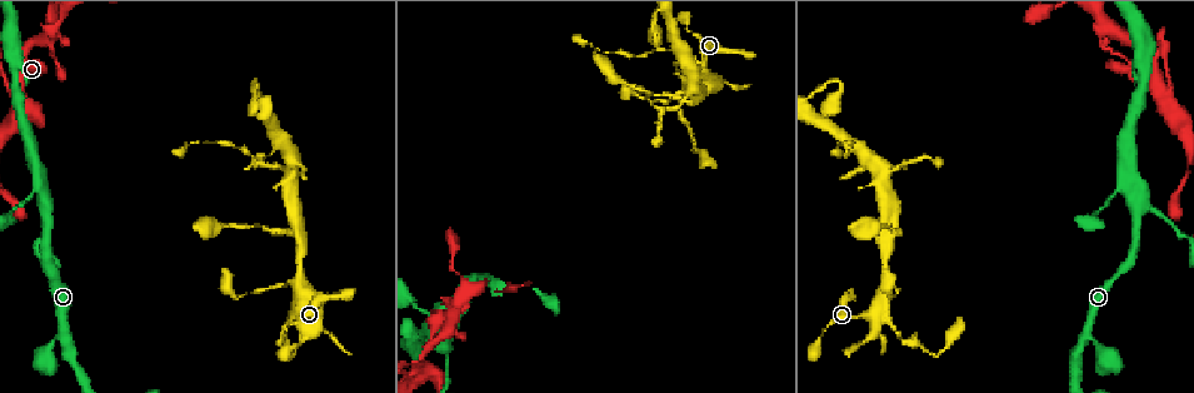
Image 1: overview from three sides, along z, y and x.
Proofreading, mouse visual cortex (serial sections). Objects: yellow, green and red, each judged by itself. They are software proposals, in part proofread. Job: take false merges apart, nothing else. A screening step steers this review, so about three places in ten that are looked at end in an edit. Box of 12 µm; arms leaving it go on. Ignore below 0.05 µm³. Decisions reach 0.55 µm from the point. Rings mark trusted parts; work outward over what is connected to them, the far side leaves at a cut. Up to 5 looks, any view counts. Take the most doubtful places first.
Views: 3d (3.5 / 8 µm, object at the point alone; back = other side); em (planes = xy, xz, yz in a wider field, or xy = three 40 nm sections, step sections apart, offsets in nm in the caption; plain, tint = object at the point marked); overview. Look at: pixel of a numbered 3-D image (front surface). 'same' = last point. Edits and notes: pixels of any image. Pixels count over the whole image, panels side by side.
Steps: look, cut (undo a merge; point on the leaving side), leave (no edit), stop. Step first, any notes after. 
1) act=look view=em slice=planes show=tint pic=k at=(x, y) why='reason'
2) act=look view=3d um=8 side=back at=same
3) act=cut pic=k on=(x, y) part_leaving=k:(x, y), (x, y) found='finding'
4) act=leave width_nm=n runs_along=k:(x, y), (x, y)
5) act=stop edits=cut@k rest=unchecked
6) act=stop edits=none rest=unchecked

act=look view=3d um=3.5 side=back pic=1 at=(1133, 196) why='thin arm on a thick one'

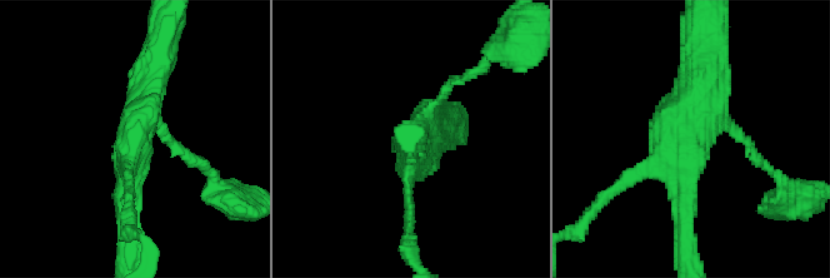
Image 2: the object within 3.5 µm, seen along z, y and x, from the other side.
act=look view=em slice=xy step=3 show=tint pic=2 at=(686, 131) arms=4 arm_widths_nm=150,150,300,450 why='shape alone is not enough'

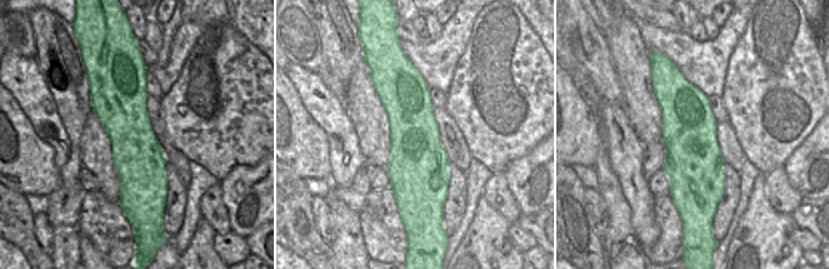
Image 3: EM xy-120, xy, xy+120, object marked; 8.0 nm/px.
act=leave runs_along=2:(129, 217), (129, 148), (155, 55) found='continuous, no second cell'

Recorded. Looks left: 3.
act=look view=em slice=planes show=tint pic=1 at=(415, 368) why='small branch off a trunk'

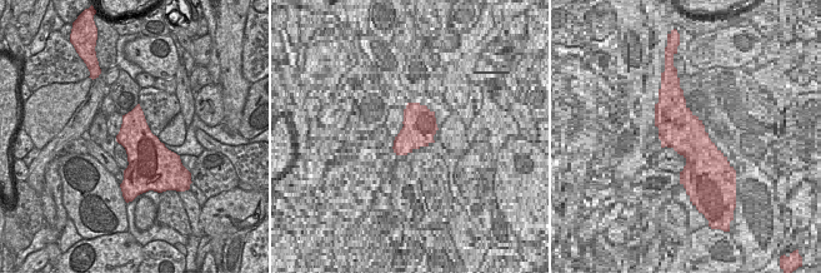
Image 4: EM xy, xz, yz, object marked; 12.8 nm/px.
act=look view=3d um=3.5 at=same why='see where the arms go'

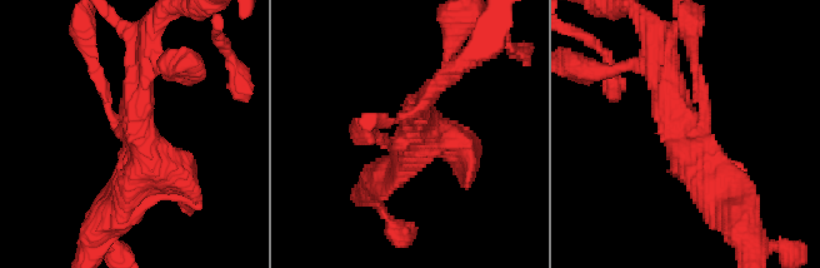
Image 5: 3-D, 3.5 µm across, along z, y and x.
act=leave width_nm=460 runs_along=5:(426, 93), (408, 138), (373, 134) found='continuous, no second cell'

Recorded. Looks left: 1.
act=stop edits=none rest=unchecked

